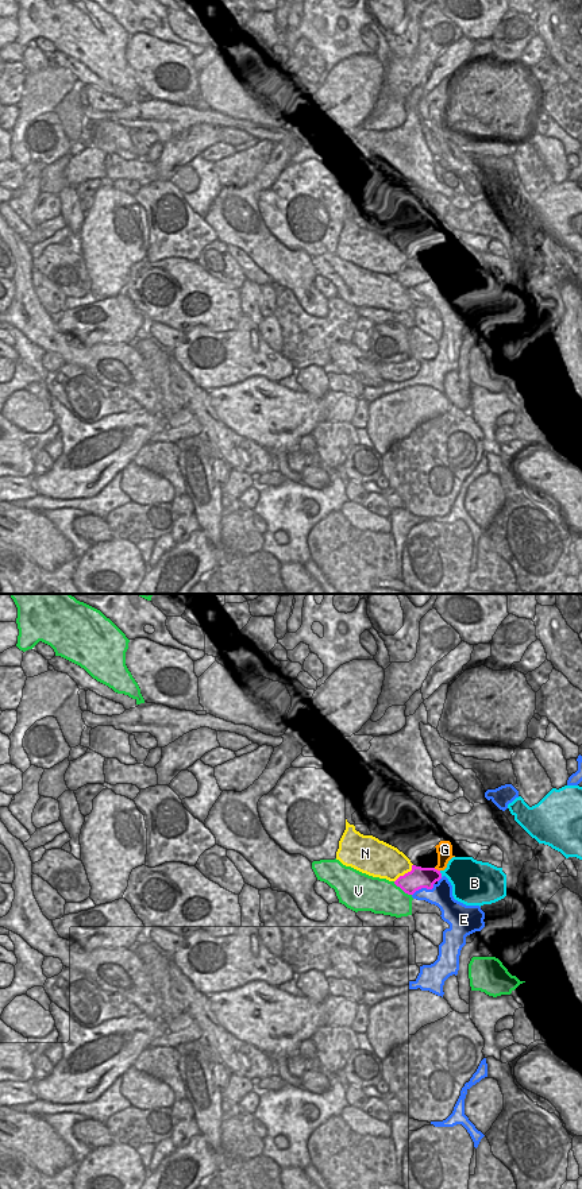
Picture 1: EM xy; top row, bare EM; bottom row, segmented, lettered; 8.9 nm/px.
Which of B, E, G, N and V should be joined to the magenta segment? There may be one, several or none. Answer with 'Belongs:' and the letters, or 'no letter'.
Belongs: no letter

